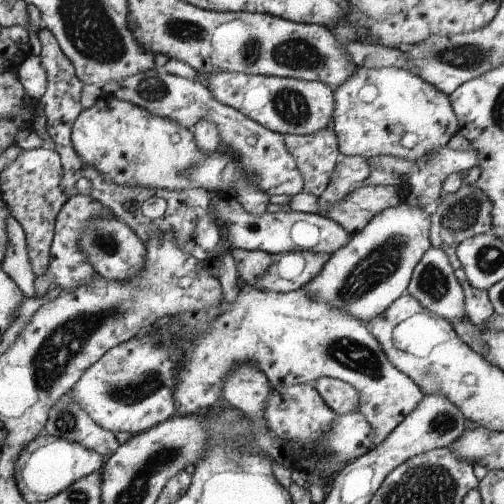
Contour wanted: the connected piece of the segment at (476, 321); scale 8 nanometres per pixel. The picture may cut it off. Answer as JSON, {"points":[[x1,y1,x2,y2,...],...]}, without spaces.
{"points":[[457,268,455,275,464,292,465,316,474,326,485,324,494,313,487,292,469,284,464,276,464,269]]}

